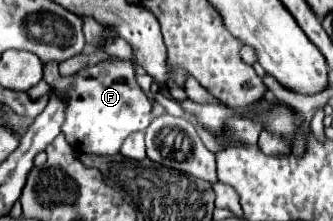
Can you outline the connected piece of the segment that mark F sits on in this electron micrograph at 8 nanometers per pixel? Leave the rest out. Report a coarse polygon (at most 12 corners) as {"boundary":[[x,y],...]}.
{"boundary":[[111,56],[65,78],[61,132],[73,150],[115,156],[149,126],[135,60]]}

